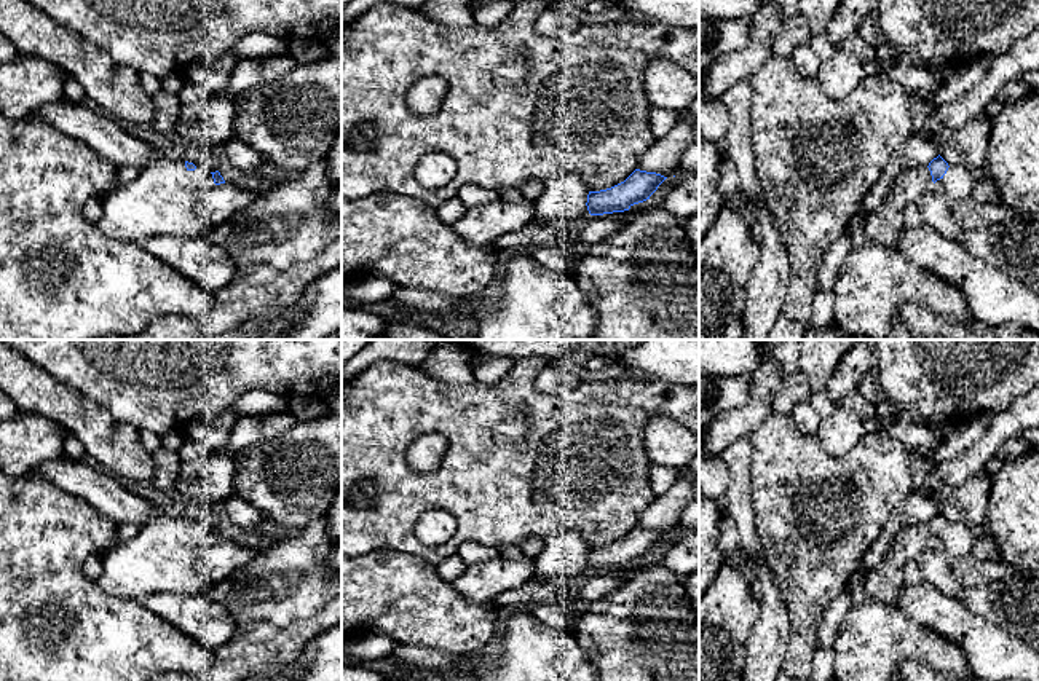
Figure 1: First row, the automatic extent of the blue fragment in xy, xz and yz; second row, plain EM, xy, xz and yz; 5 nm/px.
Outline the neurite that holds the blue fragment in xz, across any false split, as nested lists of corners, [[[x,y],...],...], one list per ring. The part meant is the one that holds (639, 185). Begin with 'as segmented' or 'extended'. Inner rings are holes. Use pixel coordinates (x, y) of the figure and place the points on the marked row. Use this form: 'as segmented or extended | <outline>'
as segmented | [[[635,169],[624,182],[600,191],[589,191],[587,211],[591,215],[603,215],[629,211],[634,204],[650,199],[667,177]]]

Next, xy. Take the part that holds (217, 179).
extended | [[[155,159],[132,182],[107,195],[102,201],[104,214],[97,226],[102,234],[120,241],[137,241],[160,234],[174,238],[206,236],[209,226],[198,215],[198,201],[220,183],[225,180],[219,171],[207,172],[182,159]]]

